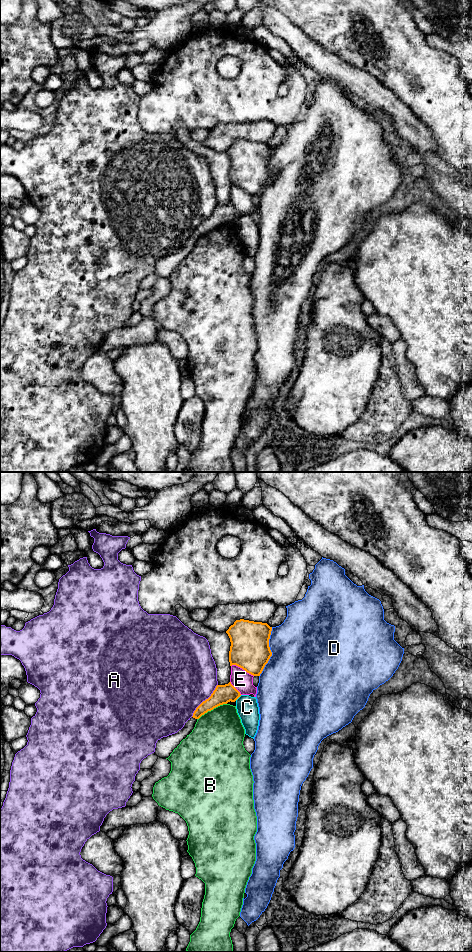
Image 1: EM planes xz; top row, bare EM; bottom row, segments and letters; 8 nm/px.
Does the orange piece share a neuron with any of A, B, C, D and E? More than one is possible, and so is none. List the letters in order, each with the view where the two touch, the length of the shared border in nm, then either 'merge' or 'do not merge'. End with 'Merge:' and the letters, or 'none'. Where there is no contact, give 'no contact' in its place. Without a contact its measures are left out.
A: contact in xz; length 340 nm; do not merge
B: contact in xz; length 280 nm; do not merge
C: contact in xz; length 70 nm; do not merge
D: contact in xz; length 420 nm; do not merge
E: contact in xz; length 200 nm; do not merge
Merge: none

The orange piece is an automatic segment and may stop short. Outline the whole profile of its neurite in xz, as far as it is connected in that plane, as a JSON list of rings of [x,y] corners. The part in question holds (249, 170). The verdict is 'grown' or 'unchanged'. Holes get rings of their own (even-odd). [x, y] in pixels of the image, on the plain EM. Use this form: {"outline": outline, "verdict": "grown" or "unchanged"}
{"outline": [[[236,140],[226,151],[230,158],[230,186],[236,185],[253,196],[260,196],[272,172],[269,159],[272,147],[267,143]]], "verdict": "unchanged"}

